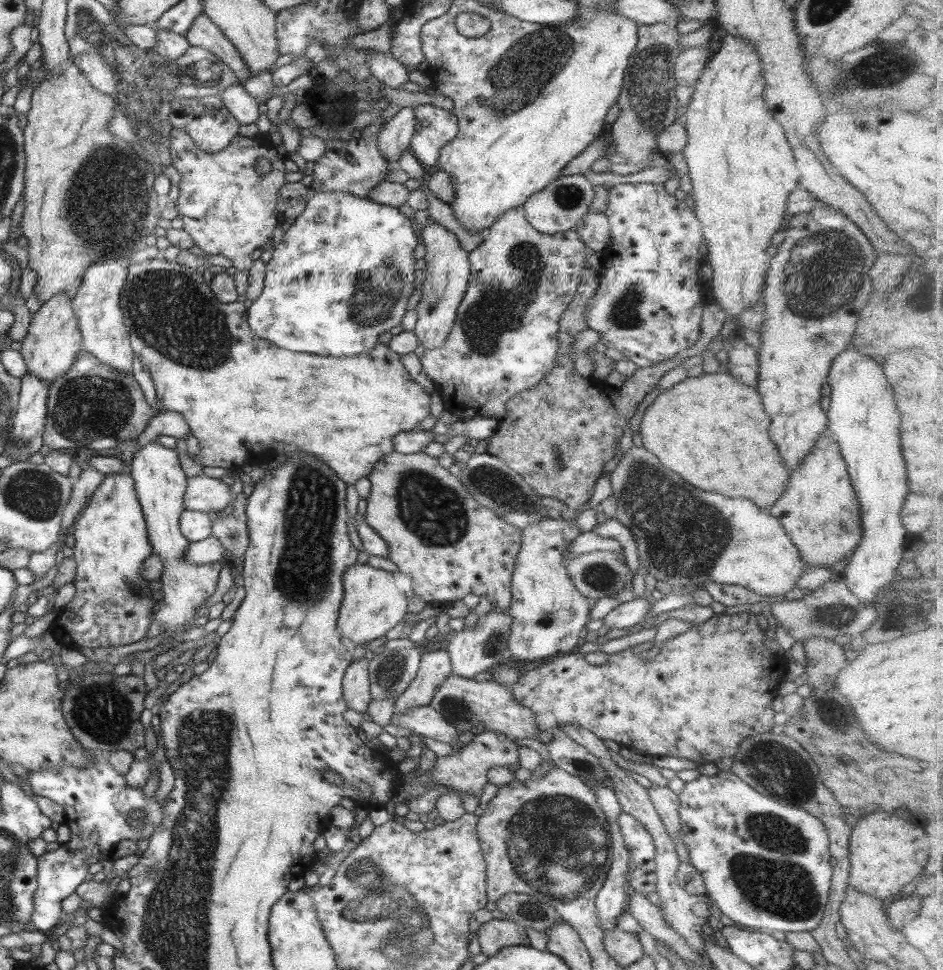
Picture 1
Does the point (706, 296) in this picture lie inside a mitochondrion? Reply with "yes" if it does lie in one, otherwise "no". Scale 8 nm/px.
no

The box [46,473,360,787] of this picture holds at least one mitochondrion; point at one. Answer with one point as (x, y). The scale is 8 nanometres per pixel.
(101, 710)

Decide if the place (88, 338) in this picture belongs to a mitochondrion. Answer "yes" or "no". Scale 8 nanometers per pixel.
no

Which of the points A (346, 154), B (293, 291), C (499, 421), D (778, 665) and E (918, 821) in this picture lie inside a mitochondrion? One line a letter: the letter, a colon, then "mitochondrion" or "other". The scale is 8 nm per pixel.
A: other
B: other
C: other
D: other
E: other

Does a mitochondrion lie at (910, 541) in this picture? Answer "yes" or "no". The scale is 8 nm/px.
no

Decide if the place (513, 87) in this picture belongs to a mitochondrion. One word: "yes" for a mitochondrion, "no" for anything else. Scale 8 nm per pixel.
yes

